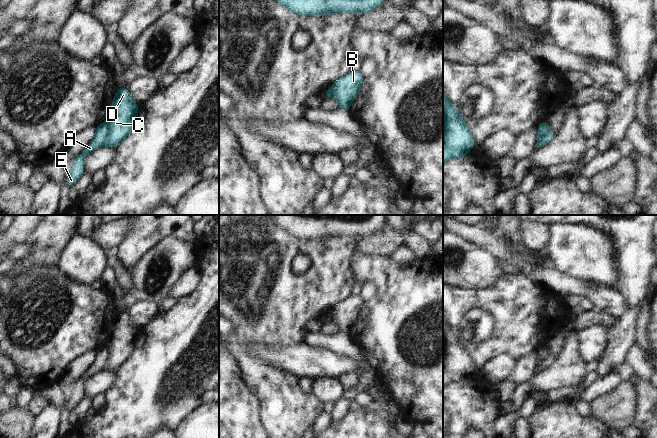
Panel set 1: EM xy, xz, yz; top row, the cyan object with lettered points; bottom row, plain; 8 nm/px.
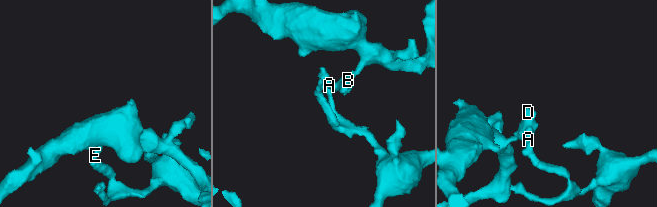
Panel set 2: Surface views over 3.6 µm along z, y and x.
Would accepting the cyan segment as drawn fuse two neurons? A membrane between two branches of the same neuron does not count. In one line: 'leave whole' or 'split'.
split

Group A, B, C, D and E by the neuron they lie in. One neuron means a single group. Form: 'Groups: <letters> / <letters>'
Groups: A E / B C D

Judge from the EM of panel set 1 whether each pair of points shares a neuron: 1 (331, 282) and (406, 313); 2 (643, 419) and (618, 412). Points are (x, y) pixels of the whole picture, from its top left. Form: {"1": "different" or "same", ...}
{"1": "different", "2": "different"}

